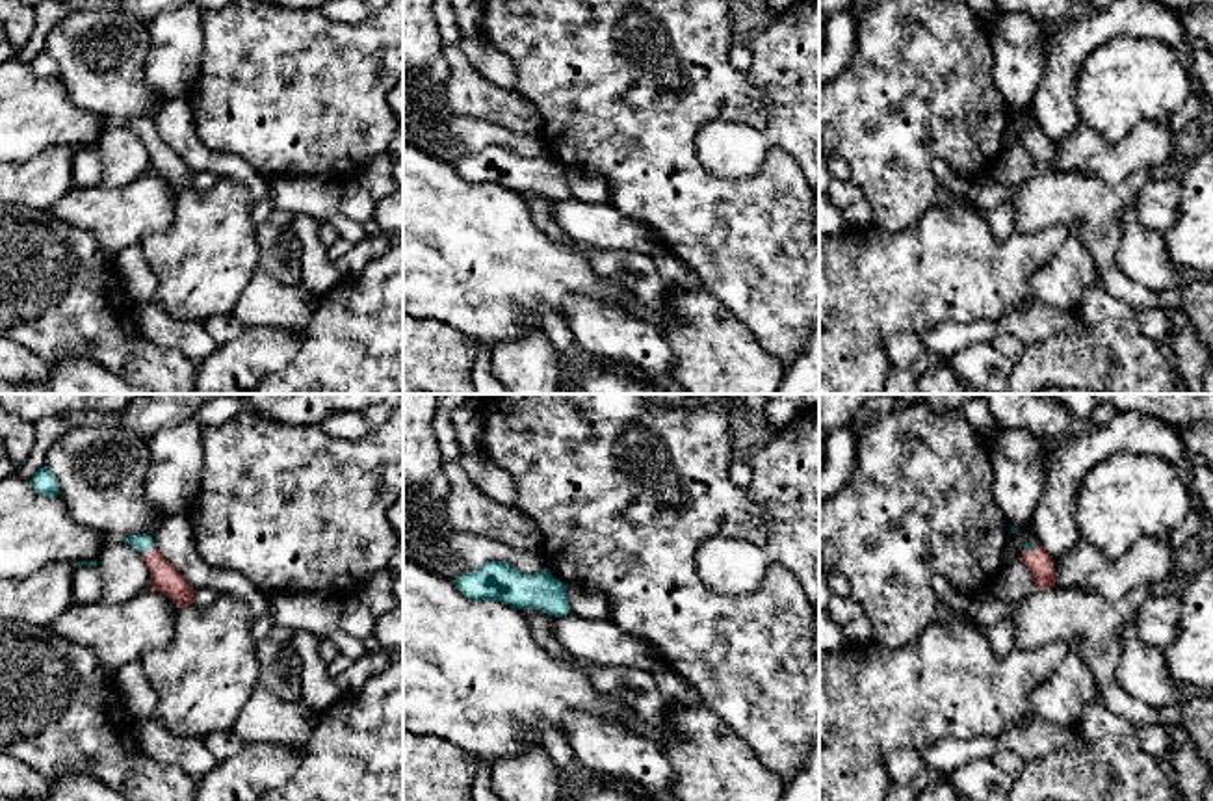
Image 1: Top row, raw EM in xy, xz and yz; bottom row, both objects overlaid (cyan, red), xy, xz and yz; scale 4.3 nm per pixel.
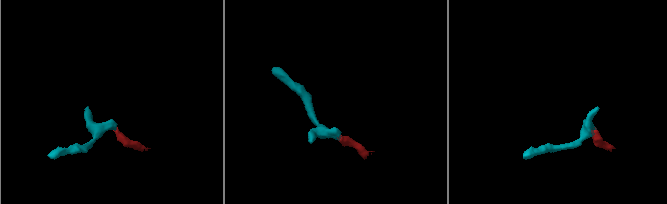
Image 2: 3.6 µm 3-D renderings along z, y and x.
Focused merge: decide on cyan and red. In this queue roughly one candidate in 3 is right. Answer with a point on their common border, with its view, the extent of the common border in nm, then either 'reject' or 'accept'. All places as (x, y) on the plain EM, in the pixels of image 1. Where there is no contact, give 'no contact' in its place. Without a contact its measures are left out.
xy (147, 134) | 70 nm | accept

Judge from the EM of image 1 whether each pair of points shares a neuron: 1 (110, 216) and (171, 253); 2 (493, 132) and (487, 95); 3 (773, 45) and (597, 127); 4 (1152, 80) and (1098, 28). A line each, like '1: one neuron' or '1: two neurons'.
1: two neurons
2: two neurons
3: two neurons
4: two neurons

